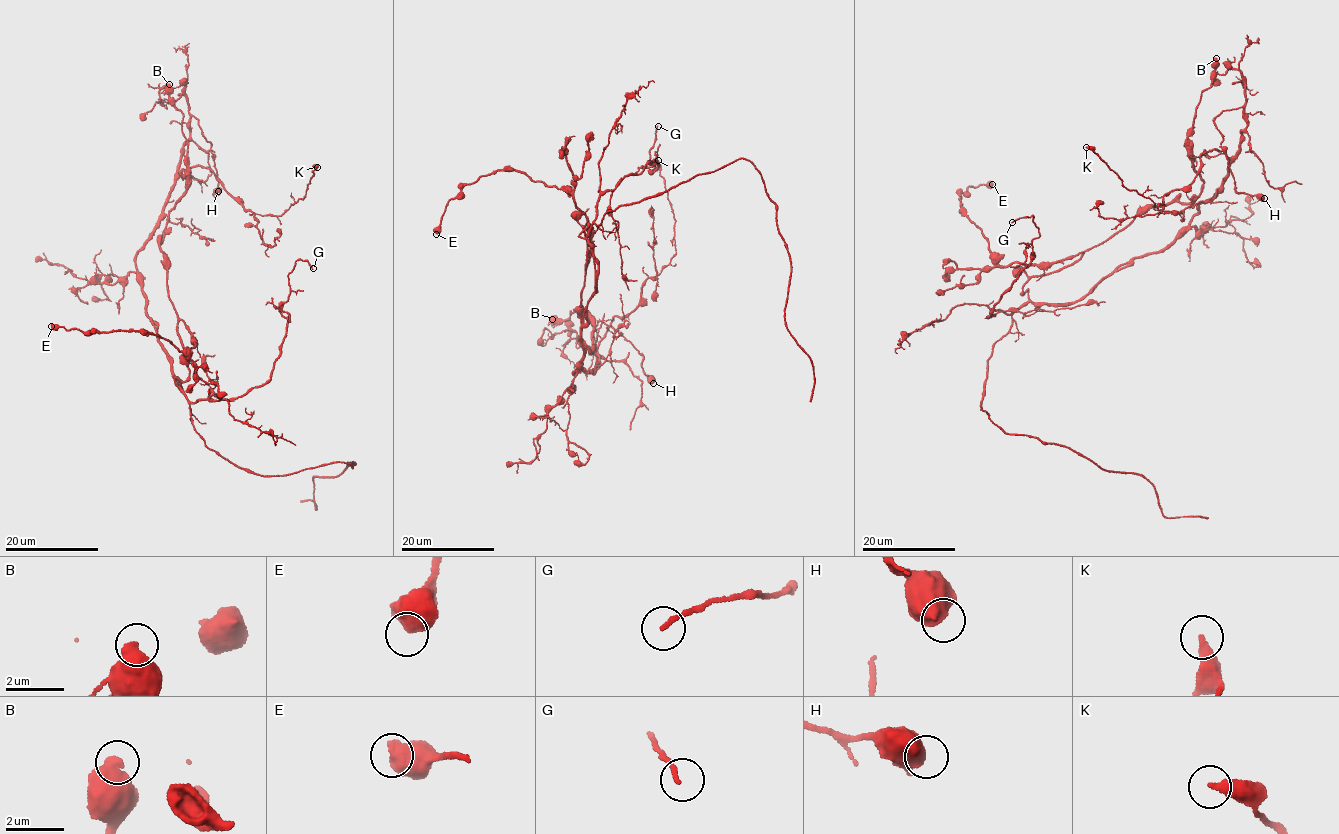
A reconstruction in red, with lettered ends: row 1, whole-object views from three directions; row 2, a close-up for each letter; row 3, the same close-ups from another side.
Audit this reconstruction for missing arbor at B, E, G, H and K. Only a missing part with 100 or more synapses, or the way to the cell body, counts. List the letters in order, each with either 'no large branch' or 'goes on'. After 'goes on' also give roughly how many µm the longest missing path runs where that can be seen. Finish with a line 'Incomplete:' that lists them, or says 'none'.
B: no large branch
E: no large branch
G: no large branch
H: no large branch
K: no large branch
Incomplete: none

